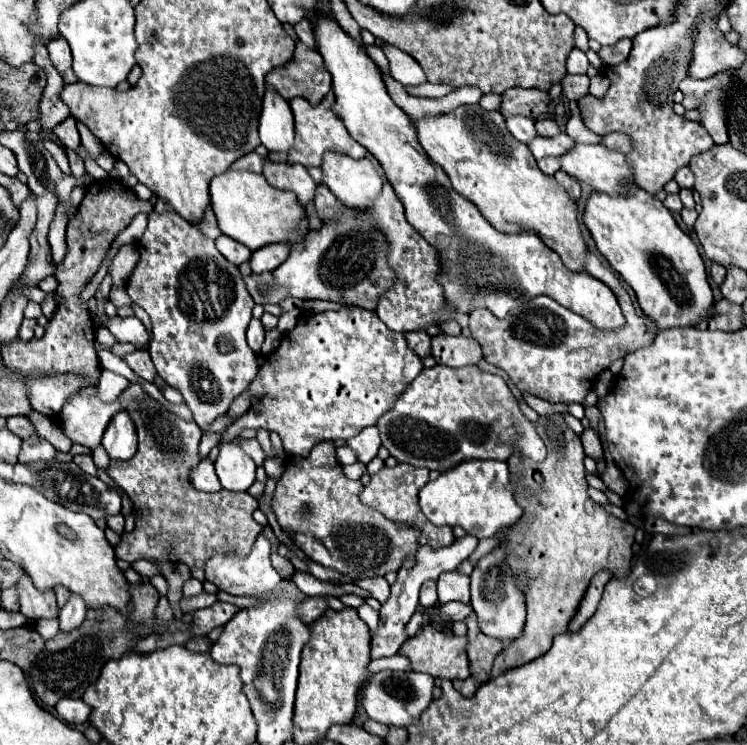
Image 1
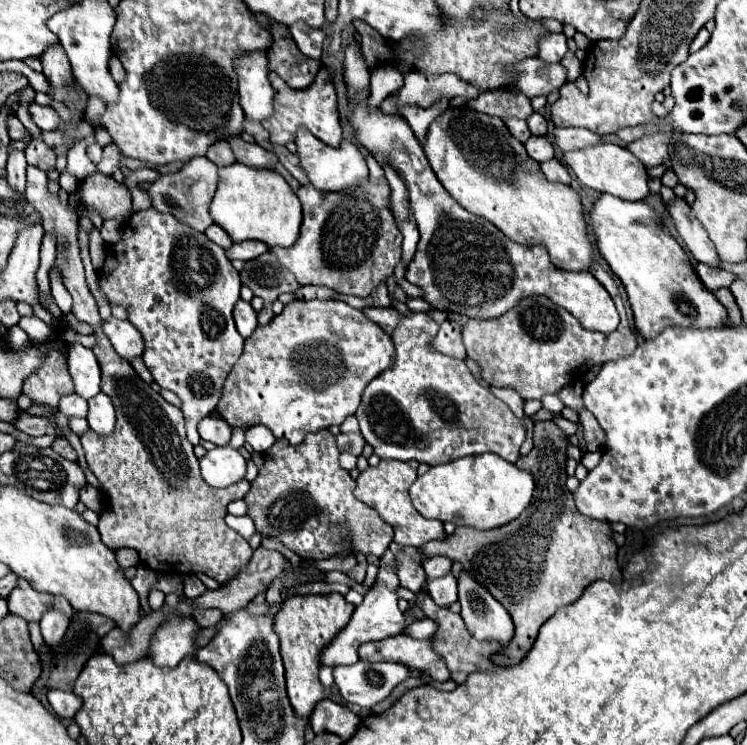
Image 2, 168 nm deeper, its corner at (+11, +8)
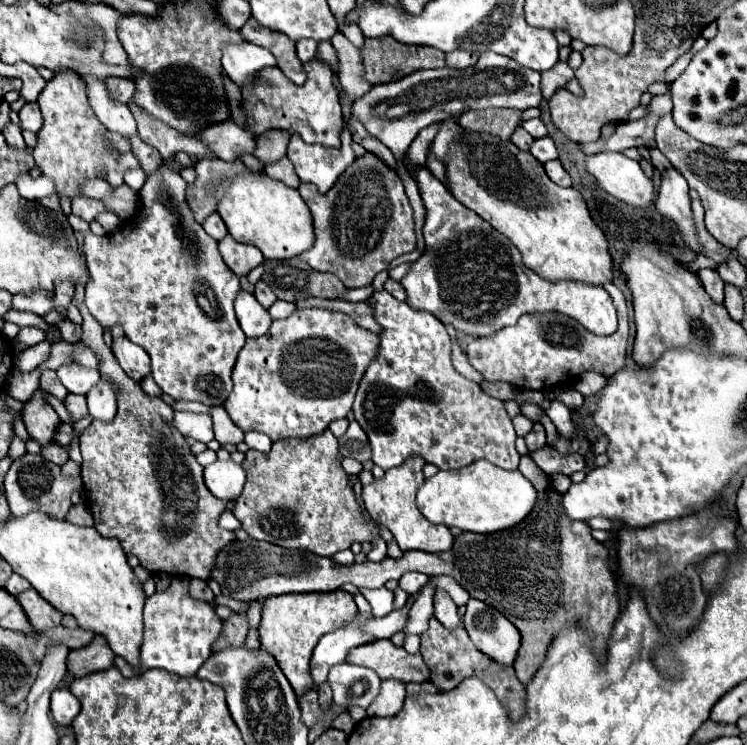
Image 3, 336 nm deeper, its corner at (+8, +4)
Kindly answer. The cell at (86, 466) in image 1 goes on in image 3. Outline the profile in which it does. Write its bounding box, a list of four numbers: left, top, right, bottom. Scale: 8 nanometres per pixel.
[42,443,70,465]

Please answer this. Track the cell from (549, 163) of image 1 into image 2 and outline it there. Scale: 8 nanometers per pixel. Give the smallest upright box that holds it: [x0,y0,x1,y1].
[525,137,553,163]

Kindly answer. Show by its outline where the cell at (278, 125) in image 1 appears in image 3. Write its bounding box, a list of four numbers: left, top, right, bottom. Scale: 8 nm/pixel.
[222,43,276,89]

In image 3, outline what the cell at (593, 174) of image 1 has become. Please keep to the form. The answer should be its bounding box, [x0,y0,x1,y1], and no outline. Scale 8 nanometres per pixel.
[586,153,654,207]

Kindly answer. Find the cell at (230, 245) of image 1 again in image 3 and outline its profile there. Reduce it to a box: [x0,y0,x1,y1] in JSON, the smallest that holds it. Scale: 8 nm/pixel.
[204,213,228,241]

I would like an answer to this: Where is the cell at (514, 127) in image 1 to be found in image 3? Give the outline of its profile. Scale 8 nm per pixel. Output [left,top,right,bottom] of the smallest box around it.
[512,127,534,151]

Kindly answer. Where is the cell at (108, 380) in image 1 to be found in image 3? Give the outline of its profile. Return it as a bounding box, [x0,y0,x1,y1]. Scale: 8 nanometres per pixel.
[56,363,100,395]

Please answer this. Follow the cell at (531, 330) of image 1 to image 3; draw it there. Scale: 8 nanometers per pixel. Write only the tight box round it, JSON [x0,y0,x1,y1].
[466,281,628,391]

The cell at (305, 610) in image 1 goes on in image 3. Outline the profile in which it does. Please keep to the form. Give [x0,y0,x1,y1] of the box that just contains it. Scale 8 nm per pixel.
[212,613,248,651]

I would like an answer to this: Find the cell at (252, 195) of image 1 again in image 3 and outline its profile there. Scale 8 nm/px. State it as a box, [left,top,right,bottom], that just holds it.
[218,171,314,259]

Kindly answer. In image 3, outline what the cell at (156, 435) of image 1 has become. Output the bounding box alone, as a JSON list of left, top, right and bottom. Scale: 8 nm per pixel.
[78,305,236,581]

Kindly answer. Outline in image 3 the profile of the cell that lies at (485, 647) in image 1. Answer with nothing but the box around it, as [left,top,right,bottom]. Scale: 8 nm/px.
[420,617,524,719]

